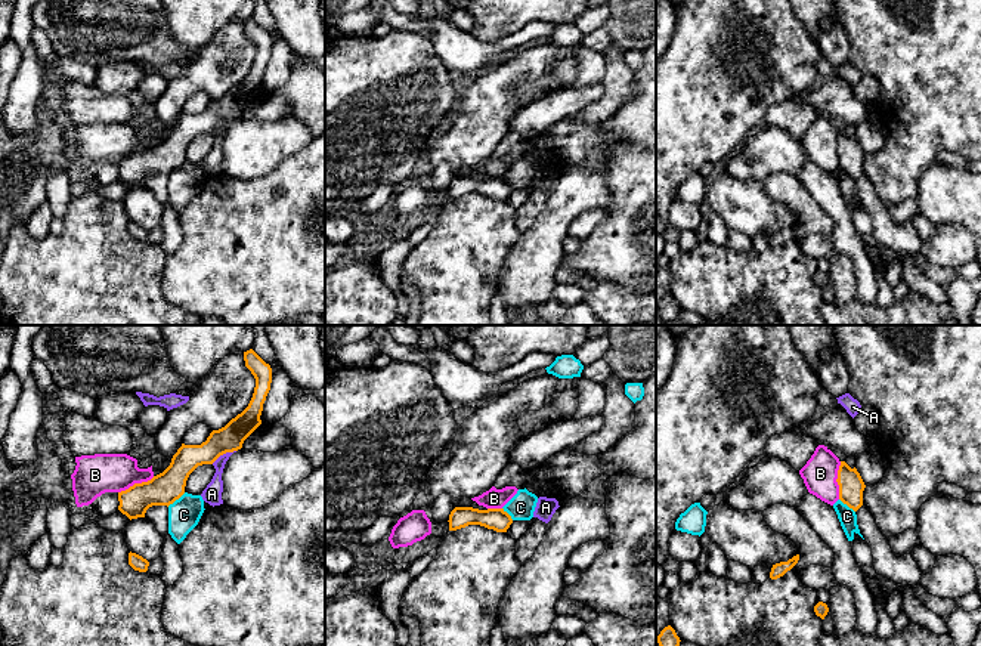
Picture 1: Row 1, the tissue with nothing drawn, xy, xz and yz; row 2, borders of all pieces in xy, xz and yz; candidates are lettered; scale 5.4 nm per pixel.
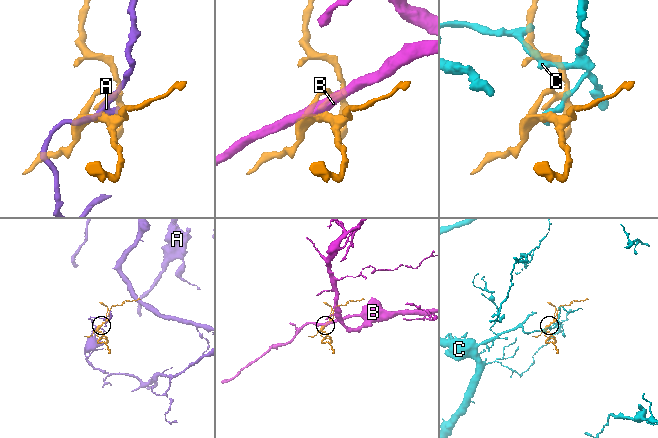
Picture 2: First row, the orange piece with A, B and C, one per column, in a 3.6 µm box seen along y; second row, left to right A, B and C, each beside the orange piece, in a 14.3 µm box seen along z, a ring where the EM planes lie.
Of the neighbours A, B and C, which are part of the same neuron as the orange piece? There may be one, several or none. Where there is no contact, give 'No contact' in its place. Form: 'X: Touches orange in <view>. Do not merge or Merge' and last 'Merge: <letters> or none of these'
A: Touches orange in xy. Do not merge
B: Touches orange in yz. Do not merge
C: Touches orange in xy. Do not merge
Merge: none of these

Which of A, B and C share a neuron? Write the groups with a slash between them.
A / B / C

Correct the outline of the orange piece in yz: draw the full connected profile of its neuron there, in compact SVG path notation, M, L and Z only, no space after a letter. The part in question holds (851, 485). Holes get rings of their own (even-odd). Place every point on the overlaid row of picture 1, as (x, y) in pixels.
M841 461L836 482L839 485L839 500L857 511L863 506L863 491L866 488L857 469L851 469L845 461Z

